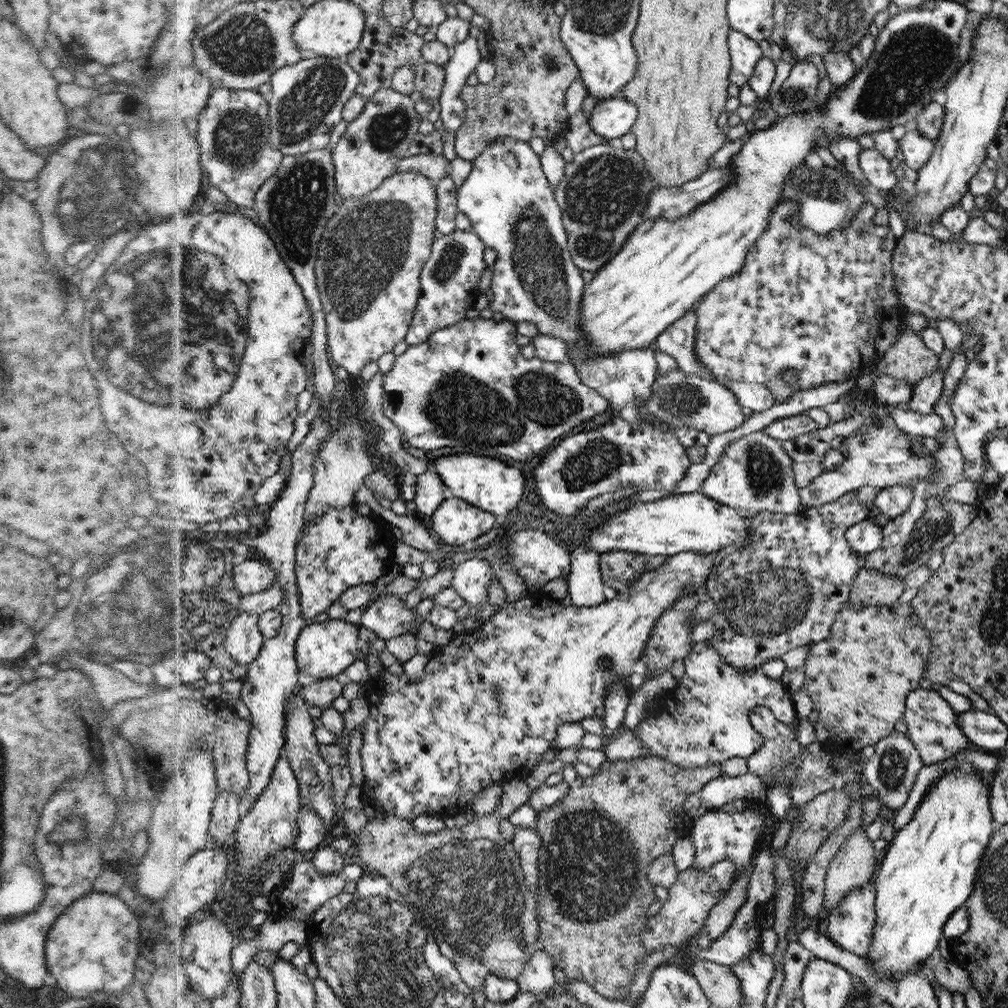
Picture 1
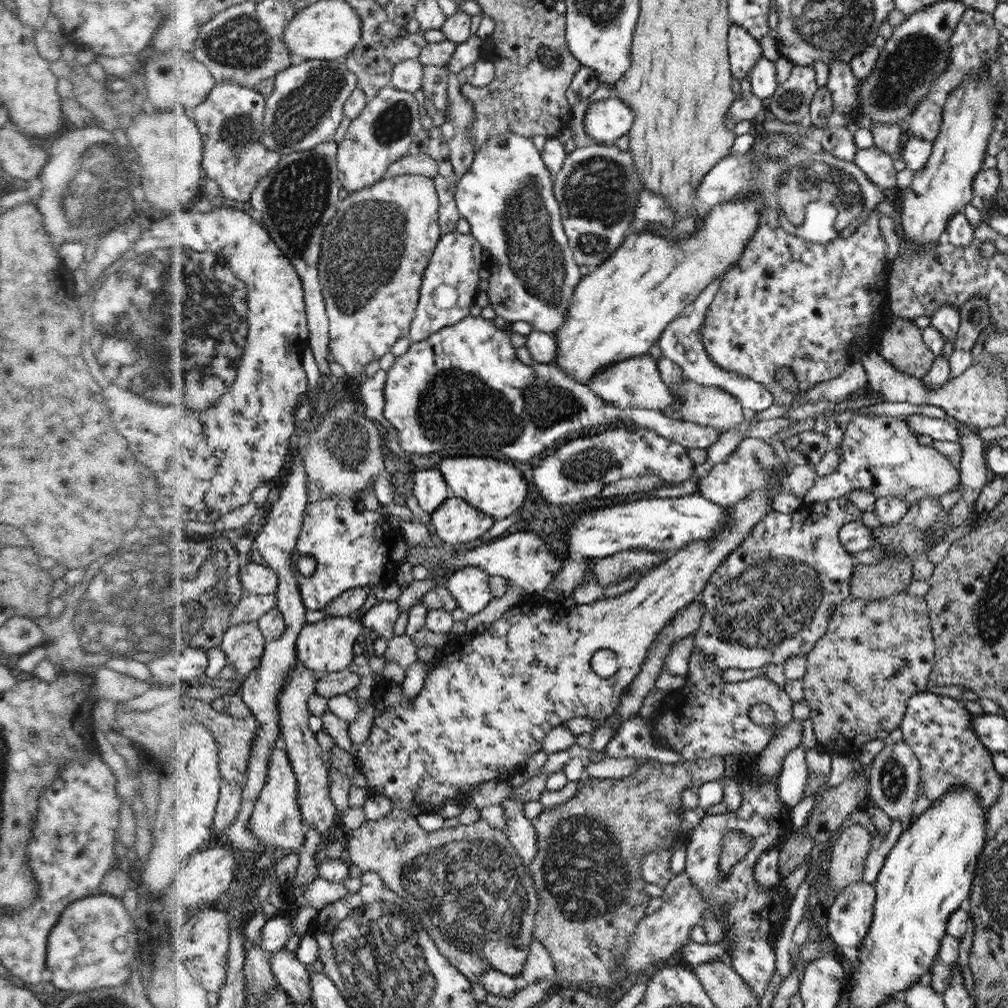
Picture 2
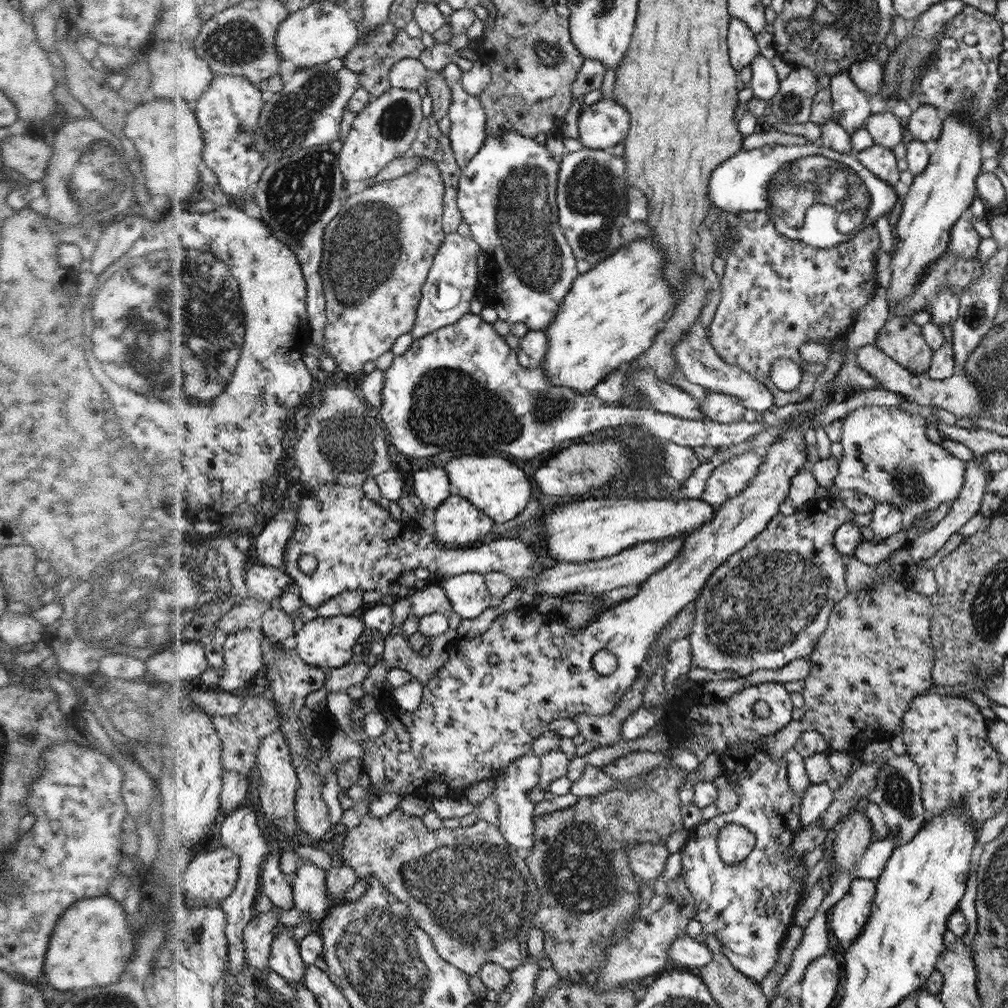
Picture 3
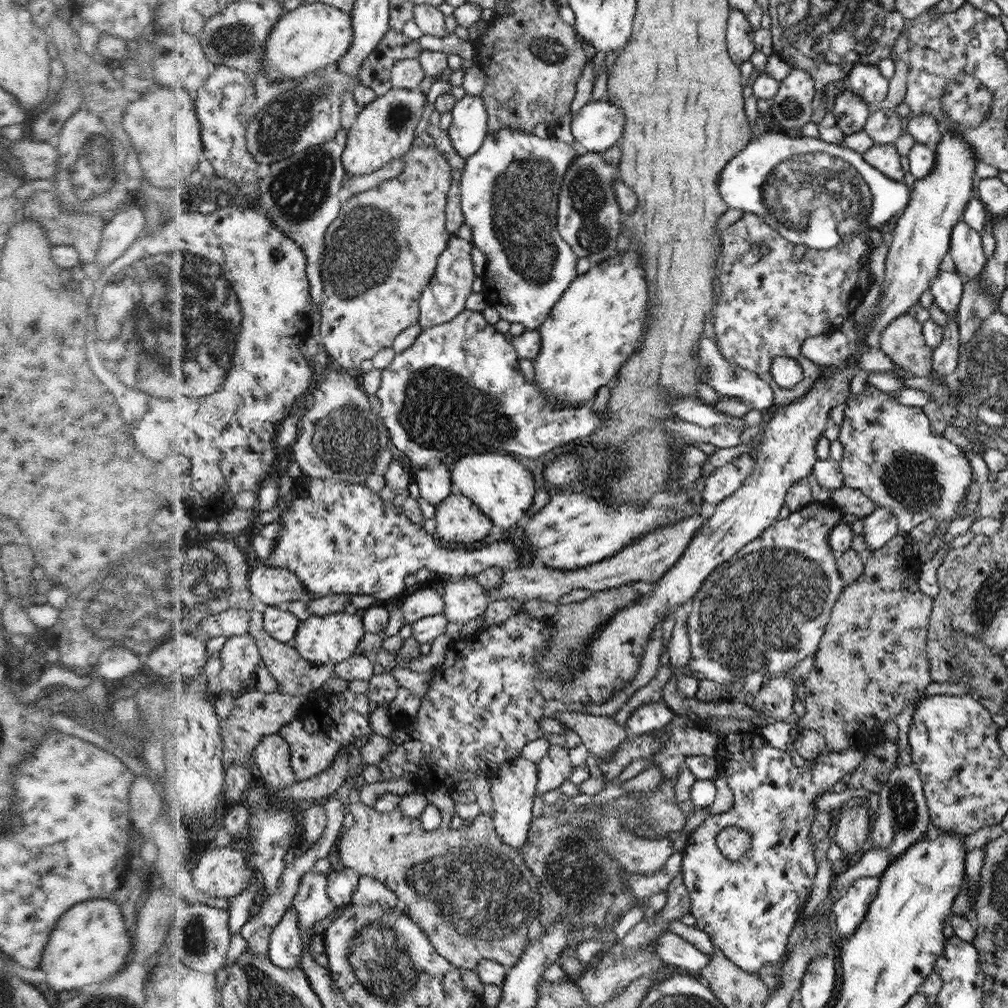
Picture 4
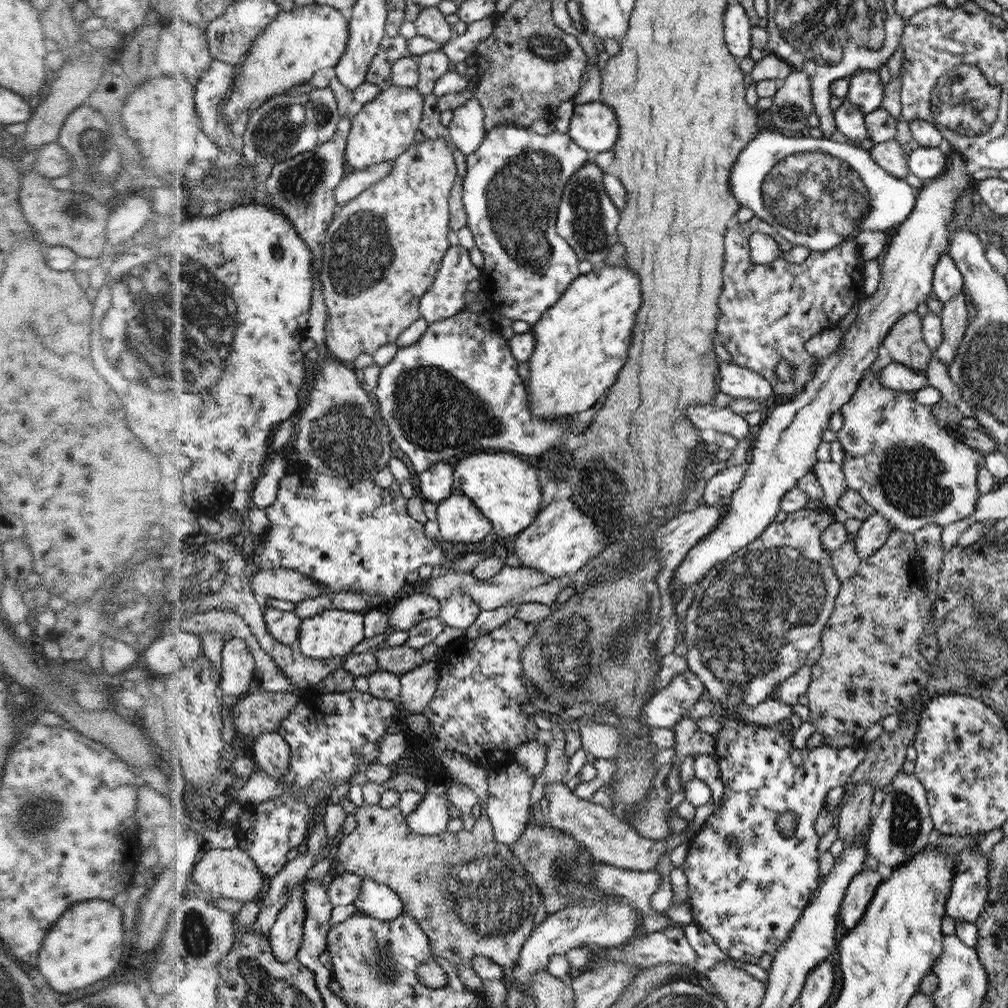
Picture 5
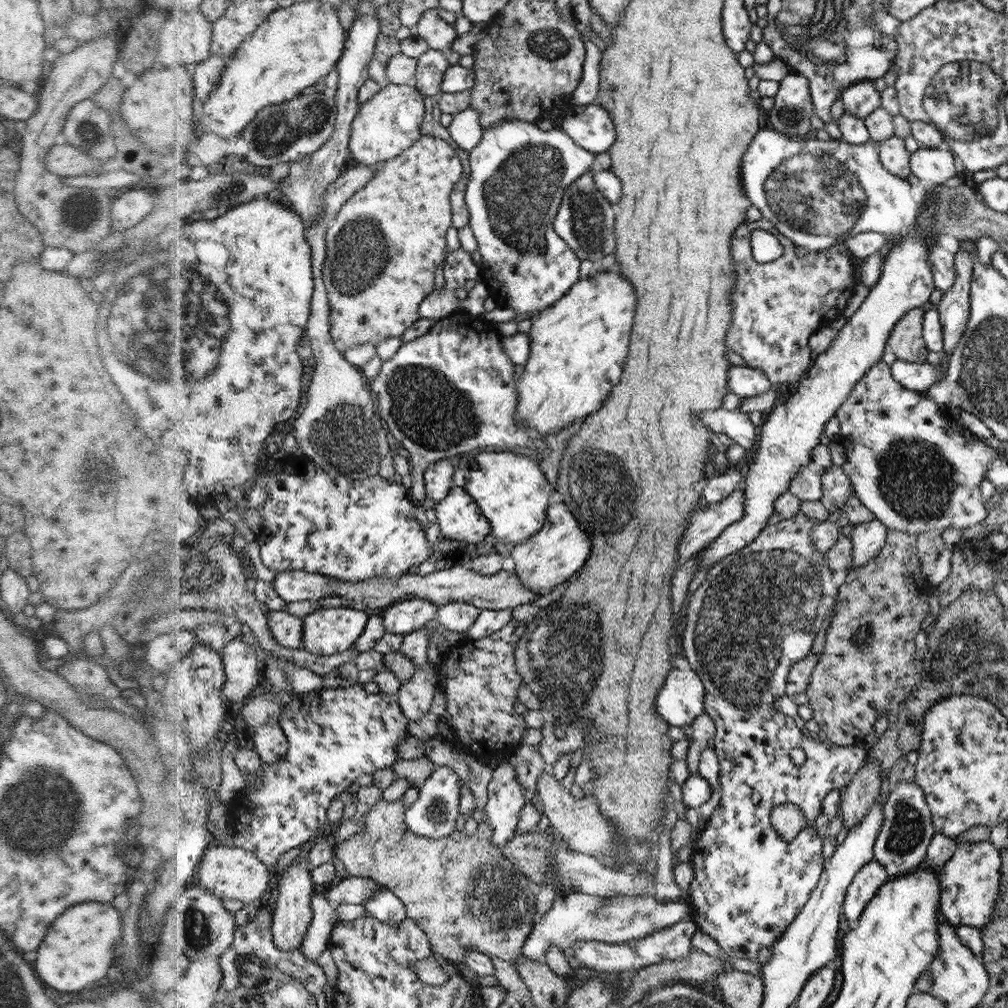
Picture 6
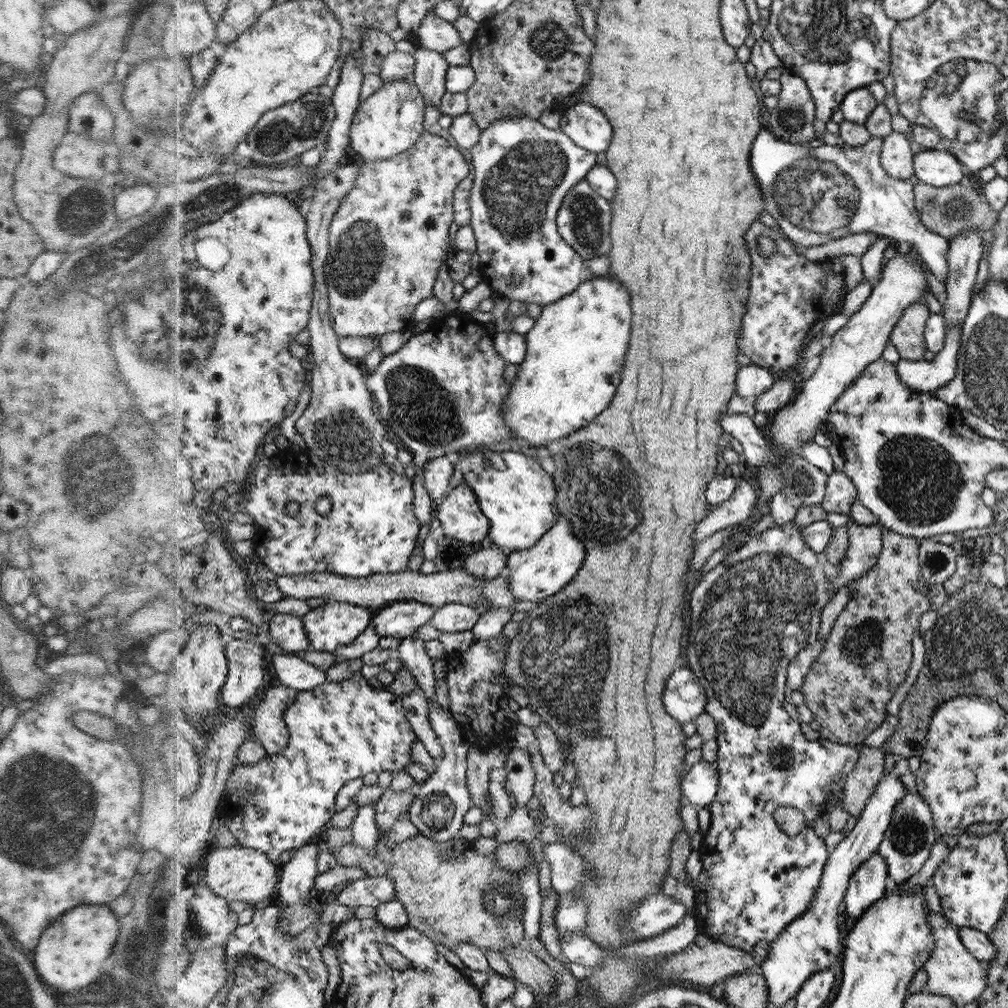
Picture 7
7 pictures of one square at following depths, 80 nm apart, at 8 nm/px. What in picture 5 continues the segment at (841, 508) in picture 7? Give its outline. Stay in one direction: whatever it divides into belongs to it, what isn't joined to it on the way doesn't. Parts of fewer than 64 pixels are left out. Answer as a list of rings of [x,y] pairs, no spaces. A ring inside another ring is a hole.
[[[819,462],[816,464],[815,476],[822,485],[824,494],[821,499],[825,508],[836,508],[840,495],[848,489],[848,485],[841,466],[830,462]]]

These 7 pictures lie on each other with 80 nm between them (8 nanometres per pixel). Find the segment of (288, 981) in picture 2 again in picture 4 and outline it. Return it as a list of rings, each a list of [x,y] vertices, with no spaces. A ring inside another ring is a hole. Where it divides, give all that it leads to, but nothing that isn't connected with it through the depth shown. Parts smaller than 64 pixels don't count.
[[[292,908],[272,935],[271,959],[284,969],[294,969],[303,962],[305,949],[300,915]]]

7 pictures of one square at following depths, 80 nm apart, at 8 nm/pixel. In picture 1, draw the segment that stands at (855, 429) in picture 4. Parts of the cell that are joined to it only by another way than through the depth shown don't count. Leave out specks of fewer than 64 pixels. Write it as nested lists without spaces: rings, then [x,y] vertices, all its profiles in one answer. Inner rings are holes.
[[[894,420],[888,423],[872,425],[864,429],[862,435],[854,435],[846,439],[848,455],[836,472],[820,473],[810,484],[799,489],[804,507],[816,507],[828,504],[862,487],[874,487],[878,492],[883,488],[896,485],[910,485],[913,487],[920,482],[925,482],[928,477],[933,477],[936,472],[934,467],[934,454],[924,450],[921,455],[916,455],[908,442],[906,433],[896,430]]]

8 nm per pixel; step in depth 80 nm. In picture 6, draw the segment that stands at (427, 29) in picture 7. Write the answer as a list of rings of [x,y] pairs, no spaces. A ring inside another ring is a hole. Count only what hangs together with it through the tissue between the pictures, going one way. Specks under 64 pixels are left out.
[[[436,9],[425,10],[420,17],[416,36],[430,46],[430,49],[447,52],[458,37],[453,25],[448,24]]]

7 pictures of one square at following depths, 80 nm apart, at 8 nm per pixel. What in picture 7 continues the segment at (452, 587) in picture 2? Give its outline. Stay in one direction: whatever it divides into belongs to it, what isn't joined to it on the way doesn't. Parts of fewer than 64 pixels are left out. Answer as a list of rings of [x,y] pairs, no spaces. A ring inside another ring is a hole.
[[[460,603],[443,604],[435,609],[430,623],[442,633],[462,632],[471,630],[481,615],[481,611],[473,605]]]

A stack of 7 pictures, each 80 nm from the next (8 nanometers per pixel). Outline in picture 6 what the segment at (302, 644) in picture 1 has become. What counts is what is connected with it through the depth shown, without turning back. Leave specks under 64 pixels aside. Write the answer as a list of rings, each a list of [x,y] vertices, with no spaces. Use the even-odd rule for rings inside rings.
[[[322,608],[305,618],[304,649],[320,656],[332,656],[356,646],[371,619],[363,609]]]

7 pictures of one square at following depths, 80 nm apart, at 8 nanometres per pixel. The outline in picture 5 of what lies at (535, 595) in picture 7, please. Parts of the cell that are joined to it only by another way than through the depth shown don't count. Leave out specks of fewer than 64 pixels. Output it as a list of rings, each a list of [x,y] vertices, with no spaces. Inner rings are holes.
[[[566,497],[551,499],[540,509],[536,522],[518,535],[514,543],[522,567],[536,569],[549,577],[559,577],[578,572],[613,541],[614,536],[608,534],[606,538],[600,532],[592,515],[587,515],[572,497]]]

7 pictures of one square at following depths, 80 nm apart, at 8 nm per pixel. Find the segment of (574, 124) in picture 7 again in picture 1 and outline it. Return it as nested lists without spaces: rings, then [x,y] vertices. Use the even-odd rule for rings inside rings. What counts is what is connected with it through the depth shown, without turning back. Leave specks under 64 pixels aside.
[[[614,96],[598,101],[592,114],[589,124],[592,130],[605,138],[607,141],[612,138],[620,138],[635,126],[636,103],[629,101],[624,96]]]

